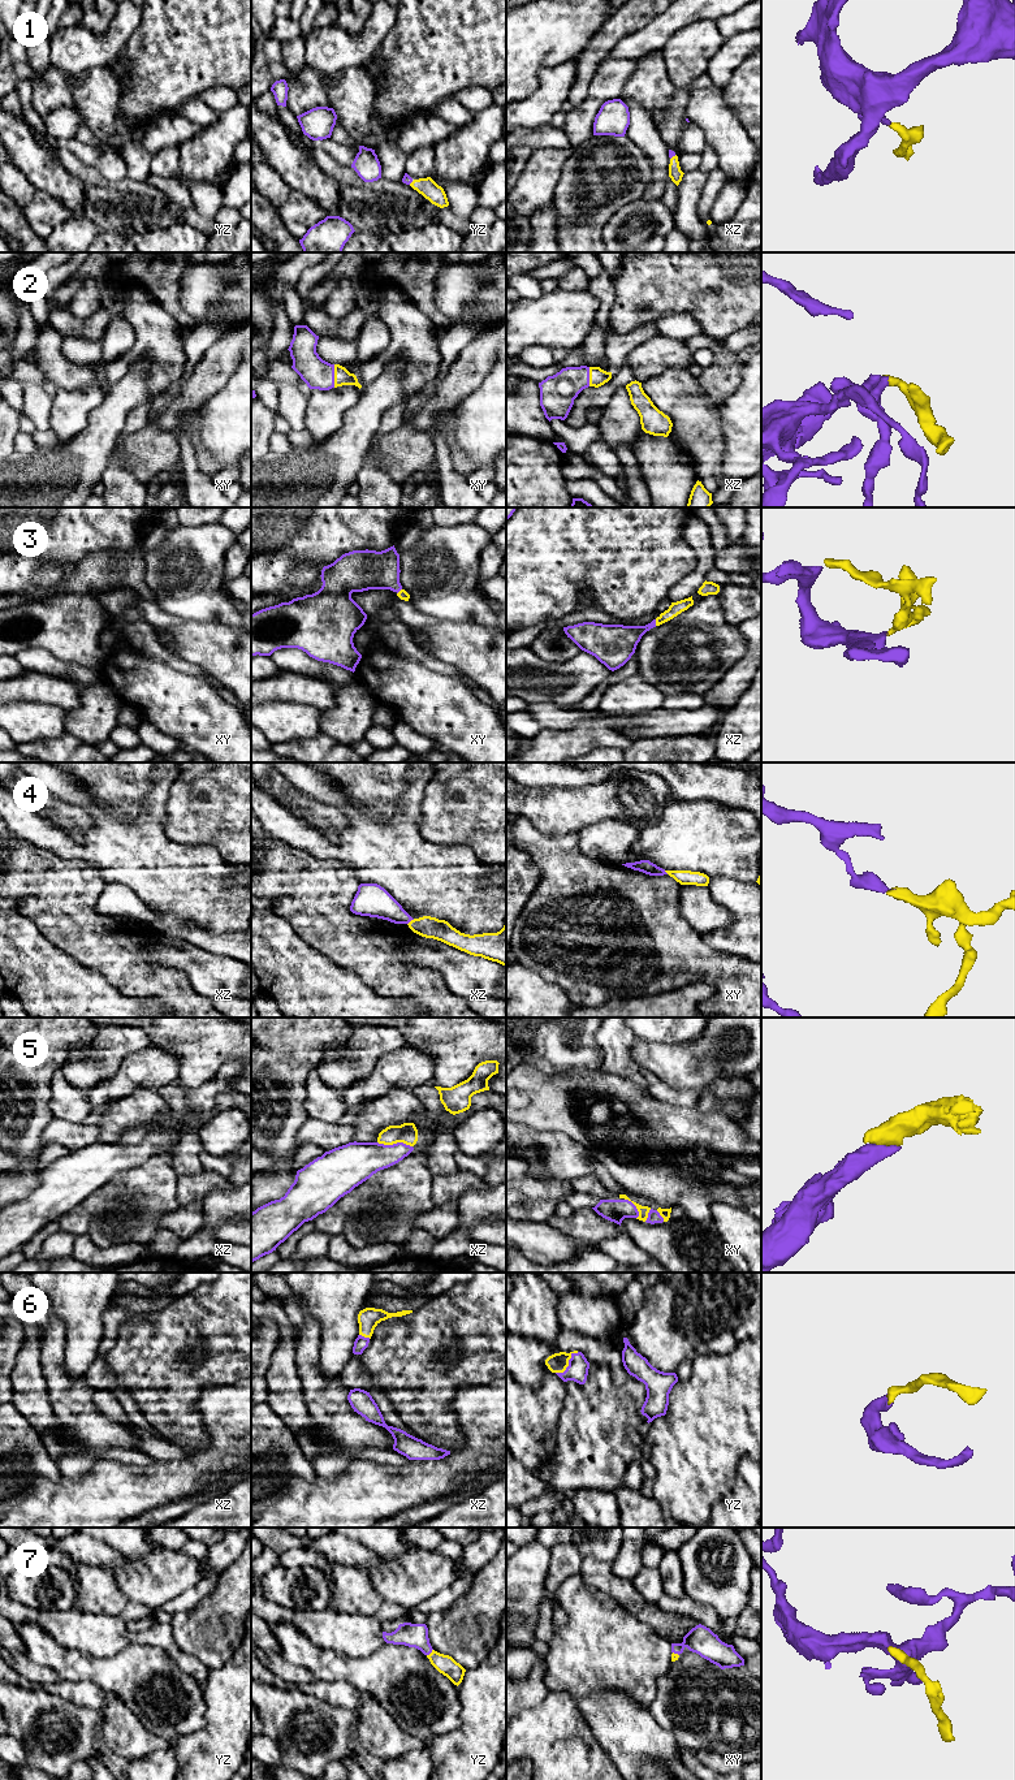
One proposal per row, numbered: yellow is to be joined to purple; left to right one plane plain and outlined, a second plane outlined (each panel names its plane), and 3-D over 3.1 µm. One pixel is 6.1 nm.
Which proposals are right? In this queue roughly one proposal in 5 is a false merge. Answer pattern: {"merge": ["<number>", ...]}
{"merge": ["1", "2", "3", "4", "5", "6", "7"]}

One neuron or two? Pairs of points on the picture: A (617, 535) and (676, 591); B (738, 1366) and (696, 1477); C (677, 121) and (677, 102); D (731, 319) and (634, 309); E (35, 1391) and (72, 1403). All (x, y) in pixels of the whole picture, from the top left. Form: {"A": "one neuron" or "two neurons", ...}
{"A": "two neurons", "B": "one neuron", "C": "one neuron", "D": "one neuron", "E": "two neurons"}

